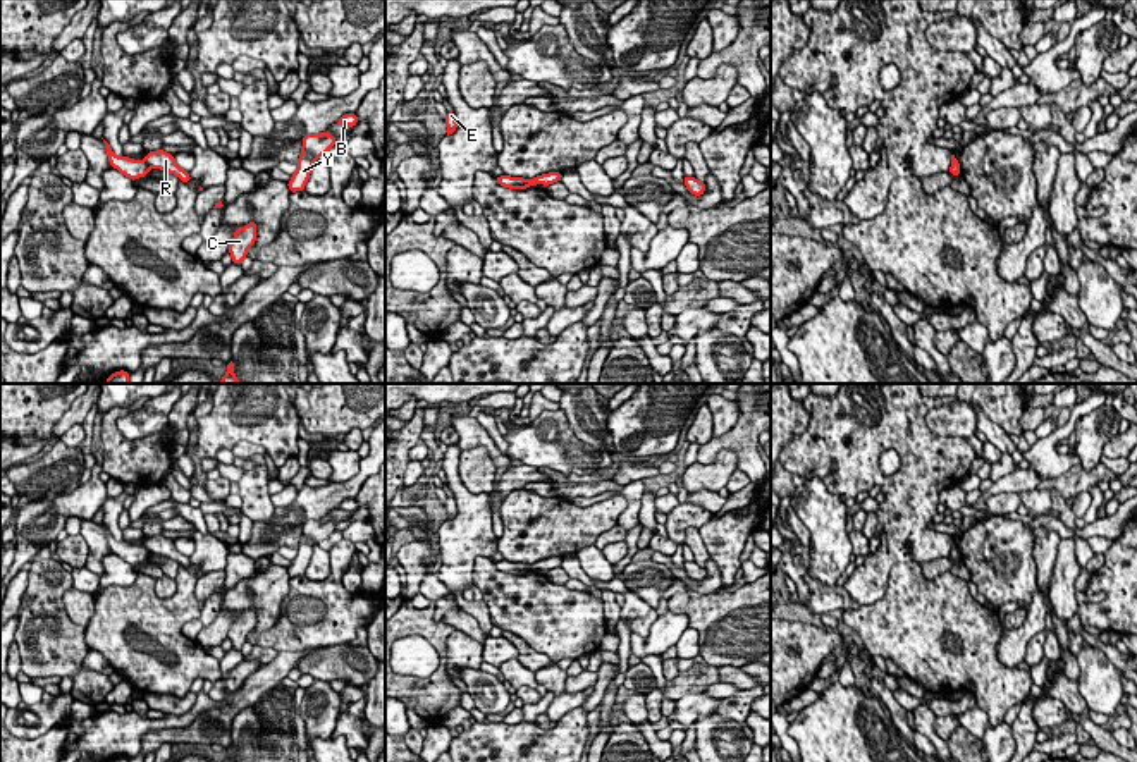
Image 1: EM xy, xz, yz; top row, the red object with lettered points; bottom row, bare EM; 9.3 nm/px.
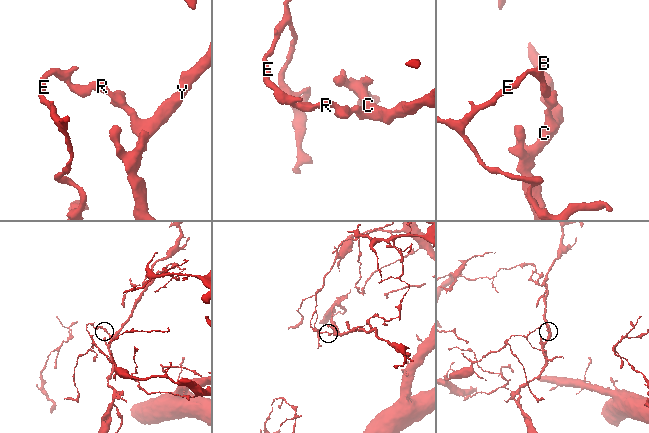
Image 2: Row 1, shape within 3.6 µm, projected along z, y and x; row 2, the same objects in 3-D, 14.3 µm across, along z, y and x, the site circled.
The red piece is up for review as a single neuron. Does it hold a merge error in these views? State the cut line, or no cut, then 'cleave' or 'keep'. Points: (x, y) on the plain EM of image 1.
xy (145, 546), (148, 553) | cleave

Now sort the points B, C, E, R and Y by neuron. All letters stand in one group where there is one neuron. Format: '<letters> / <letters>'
B C R Y / E

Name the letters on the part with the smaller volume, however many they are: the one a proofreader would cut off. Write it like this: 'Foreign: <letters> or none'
Foreign: B, C, R, Y

